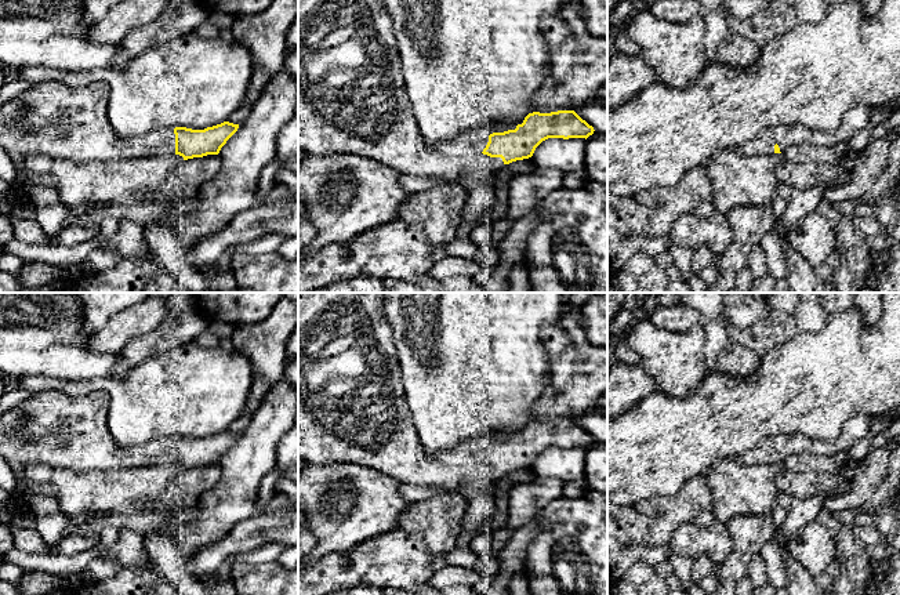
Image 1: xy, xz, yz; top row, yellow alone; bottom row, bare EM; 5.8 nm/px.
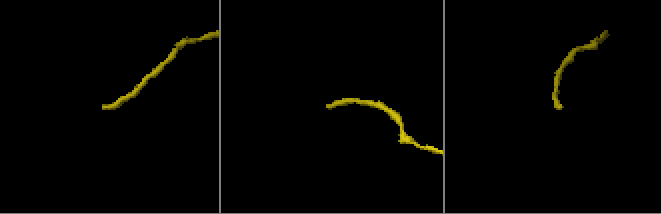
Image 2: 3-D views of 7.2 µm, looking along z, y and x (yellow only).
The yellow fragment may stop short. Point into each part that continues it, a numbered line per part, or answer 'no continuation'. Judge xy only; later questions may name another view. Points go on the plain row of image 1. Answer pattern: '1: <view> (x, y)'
1: xy (65, 431)

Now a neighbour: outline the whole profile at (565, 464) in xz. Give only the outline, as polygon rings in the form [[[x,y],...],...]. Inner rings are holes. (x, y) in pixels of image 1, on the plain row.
[[[548,447],[534,460],[531,471],[538,478],[556,478],[562,482],[584,478],[585,447]]]

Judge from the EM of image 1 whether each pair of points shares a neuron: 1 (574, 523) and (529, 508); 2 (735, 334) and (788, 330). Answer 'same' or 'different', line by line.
1: different
2: same

